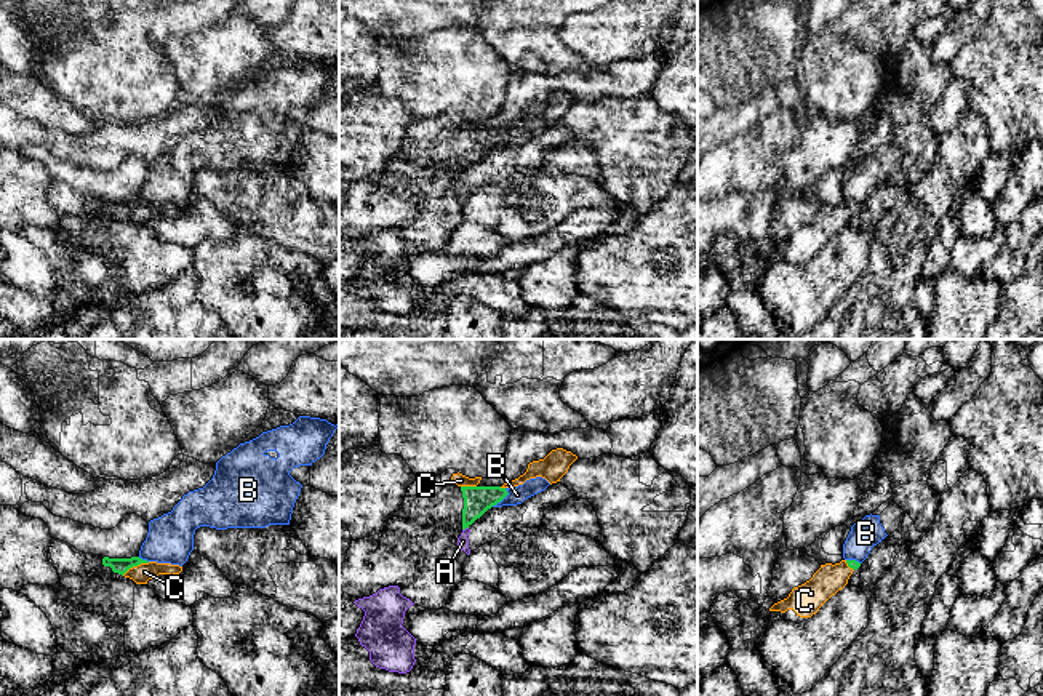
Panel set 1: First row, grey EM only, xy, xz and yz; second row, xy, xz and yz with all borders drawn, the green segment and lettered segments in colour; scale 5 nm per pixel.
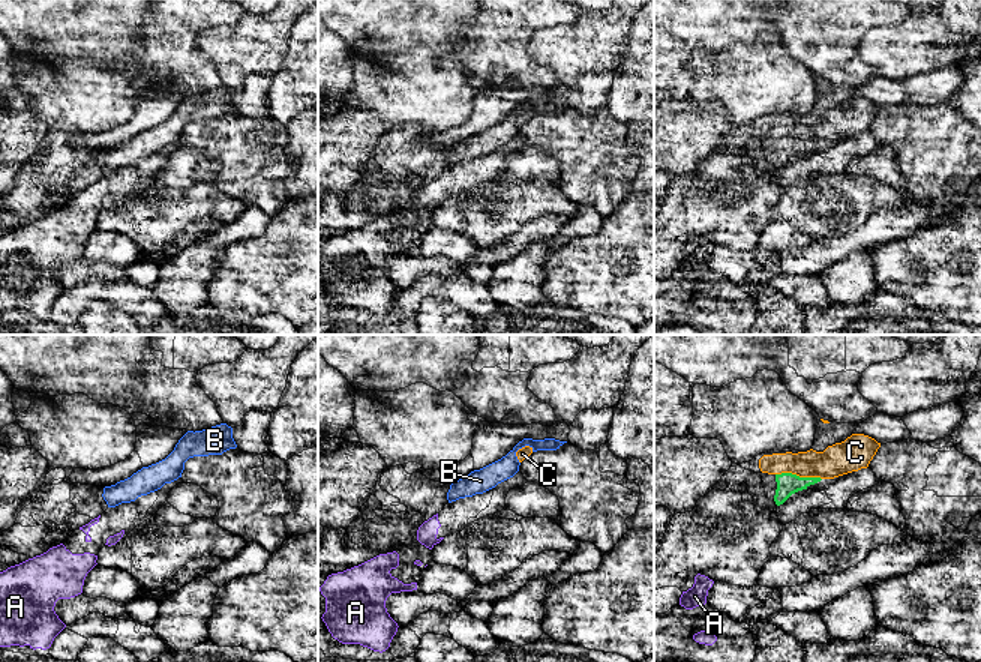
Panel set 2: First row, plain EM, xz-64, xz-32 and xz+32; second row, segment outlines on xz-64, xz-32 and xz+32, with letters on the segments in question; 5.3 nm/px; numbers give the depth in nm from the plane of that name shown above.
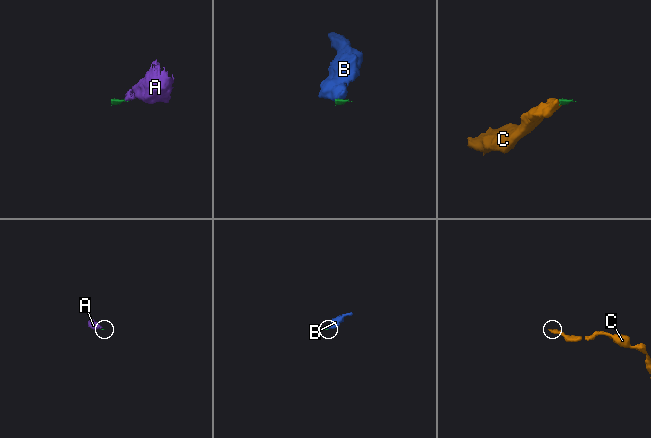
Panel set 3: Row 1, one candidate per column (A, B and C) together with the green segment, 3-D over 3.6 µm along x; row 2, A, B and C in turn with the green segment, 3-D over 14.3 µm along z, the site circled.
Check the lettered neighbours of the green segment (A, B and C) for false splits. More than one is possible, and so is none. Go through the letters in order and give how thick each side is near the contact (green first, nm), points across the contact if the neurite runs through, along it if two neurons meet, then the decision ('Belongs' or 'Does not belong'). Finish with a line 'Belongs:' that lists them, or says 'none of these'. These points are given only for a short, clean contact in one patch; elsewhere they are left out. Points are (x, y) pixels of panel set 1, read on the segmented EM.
A: Thickness 140 nm (green) against 60 nm. Boundary: xz (467, 527), (463, 530). Does not belong
B: Thickness 140 nm (green) against 90 nm. Boundary: xz (506, 488), (507, 493), (491, 506). Does not belong
C: Thickness 80 nm (green) against 90 nm. Path across: xy (119, 565), (135, 565), (144, 572). Belongs
Belongs: C

